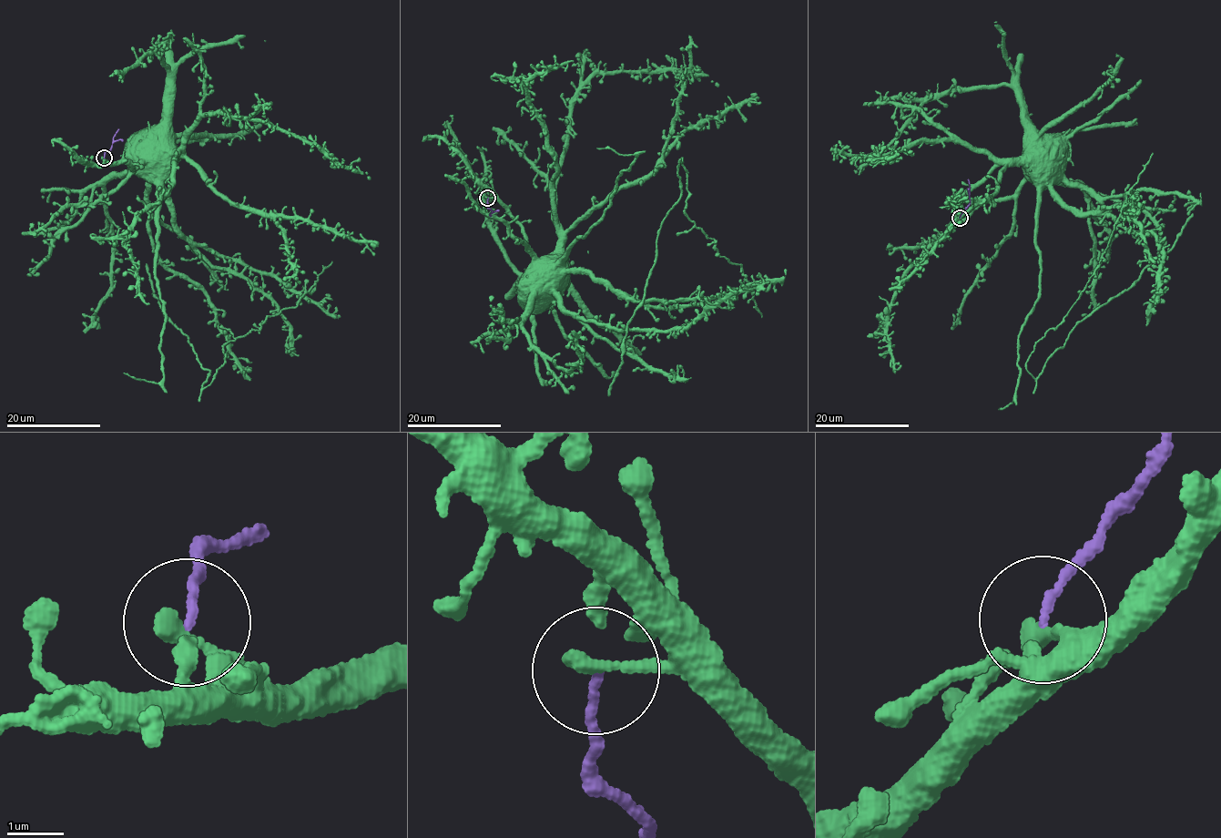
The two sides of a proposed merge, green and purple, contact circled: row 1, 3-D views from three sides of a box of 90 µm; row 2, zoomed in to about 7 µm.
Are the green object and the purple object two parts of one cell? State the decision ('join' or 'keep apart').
keep apart

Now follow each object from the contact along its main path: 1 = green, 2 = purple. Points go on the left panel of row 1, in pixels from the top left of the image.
1: (103, 158), (144, 165), (184, 236), (305, 293), (224, 346), (204, 388), (209, 372), (164, 313), (147, 264)
2: (104, 158), (118, 128)

